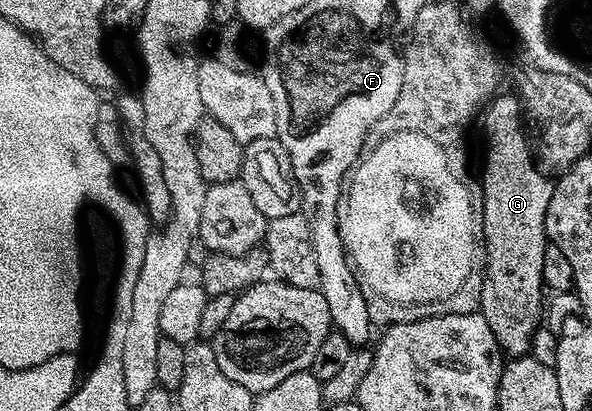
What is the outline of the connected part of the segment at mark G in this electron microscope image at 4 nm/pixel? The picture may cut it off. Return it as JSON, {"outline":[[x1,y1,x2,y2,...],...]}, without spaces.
{"outline":[[501,95,493,96,491,100,487,102,486,108,482,113,482,121,484,117,484,141,488,144,488,150,484,153,484,181,482,180,485,262,478,312,486,319,486,323,490,323,490,331,494,331,494,339,498,339,501,350,503,350,509,358,513,358,525,356,525,354,531,350,532,337,535,335,536,329,541,328,542,325,540,312,544,309,544,296,546,296,544,280,542,279,542,259,544,258,546,247,550,243,544,231,544,216,546,215,546,207,550,207,552,185,550,181,547,181,547,179,536,170,537,162,534,160,534,157,534,162,532,162,532,157,528,154,528,141,524,138,523,127,520,126,520,117,522,121,521,102,517,100,515,96,512,96,513,98,500,96]]}

